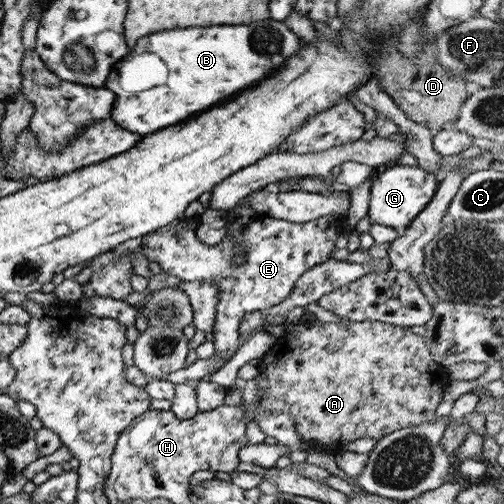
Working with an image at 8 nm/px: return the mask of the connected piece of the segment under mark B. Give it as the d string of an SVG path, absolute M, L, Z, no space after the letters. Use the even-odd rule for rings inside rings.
M272 18L243 25L177 28L149 34L116 62L106 79L105 87L116 95L111 120L118 127L142 137L156 134L158 130L176 126L176 122L180 124L184 120L196 118L196 114L268 78L286 58L295 55L300 47L300 37L290 31L283 21Z

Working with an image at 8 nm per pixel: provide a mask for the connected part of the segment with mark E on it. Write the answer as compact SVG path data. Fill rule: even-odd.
M328 215L305 223L267 218L260 220L260 224L249 224L241 234L248 247L248 258L238 268L232 266L233 236L229 228L220 244L208 246L196 236L201 225L199 217L183 223L172 221L161 229L145 234L140 250L148 256L148 261L156 262L170 276L188 282L209 280L217 284L219 293L215 306L213 343L215 354L223 354L237 348L239 322L245 314L254 310L266 312L280 304L290 294L294 283L302 274L332 259L330 254L342 232L342 222L340 216Z

